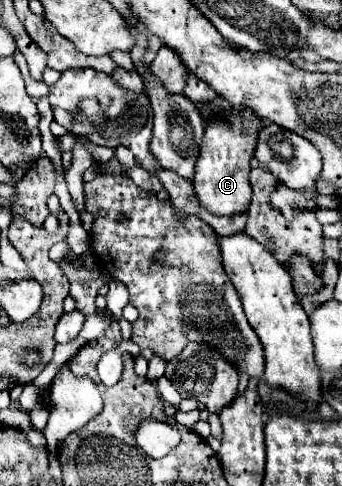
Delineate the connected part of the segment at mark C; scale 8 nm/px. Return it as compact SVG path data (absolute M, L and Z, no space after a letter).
M229 111L229 123L213 119L205 127L205 137L201 141L201 153L195 165L193 187L195 195L209 213L217 217L235 217L239 213L247 213L251 205L251 183L249 183L249 159L253 157L257 131L261 127L261 119L253 111Z

